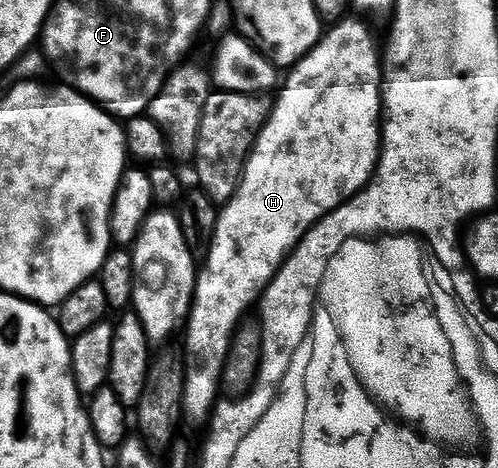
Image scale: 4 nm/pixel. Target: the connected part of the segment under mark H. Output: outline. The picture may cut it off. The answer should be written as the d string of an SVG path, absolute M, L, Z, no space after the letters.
M353 17L347 18L345 21L331 26L323 34L321 41L315 45L314 50L309 55L305 55L299 63L294 64L292 70L287 75L290 76L287 79L285 76L284 86L281 88L281 91L283 90L282 96L279 97L278 104L275 107L273 104L266 120L266 125L263 127L262 132L258 134L257 141L254 142L254 150L250 152L250 160L245 164L246 171L242 175L242 183L238 187L238 193L229 203L221 208L210 252L204 257L206 268L201 268L198 271L198 282L194 284L194 305L190 308L190 318L188 320L190 336L186 339L186 351L184 350L188 366L186 369L184 401L182 402L185 414L189 418L190 415L194 419L203 419L203 421L211 418L212 412L220 399L218 387L220 391L220 388L223 386L222 374L224 373L226 358L230 352L230 341L236 328L243 322L244 316L242 314L254 302L254 306L259 302L260 296L269 287L282 264L290 258L291 251L305 239L306 232L310 228L315 227L325 215L332 214L335 209L354 198L359 191L363 191L367 183L374 178L374 173L378 166L382 149L382 128L384 126L384 59L380 54L380 43L378 47L373 33L364 24L357 23Z

